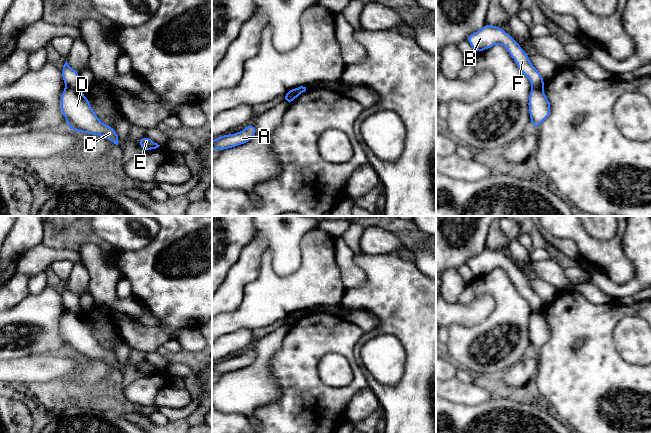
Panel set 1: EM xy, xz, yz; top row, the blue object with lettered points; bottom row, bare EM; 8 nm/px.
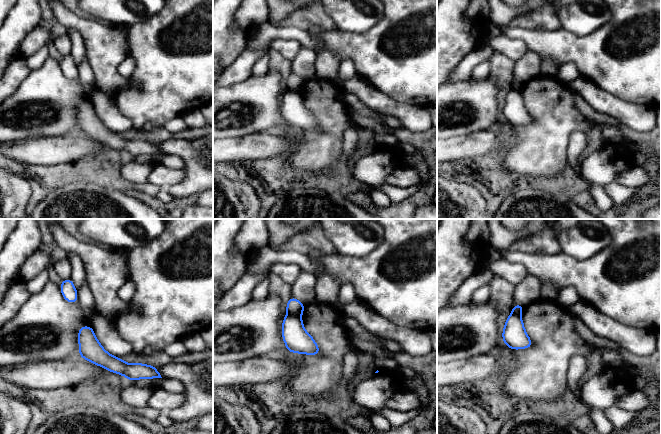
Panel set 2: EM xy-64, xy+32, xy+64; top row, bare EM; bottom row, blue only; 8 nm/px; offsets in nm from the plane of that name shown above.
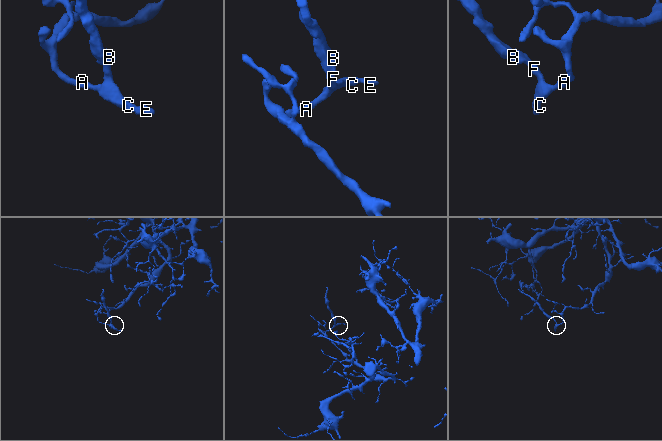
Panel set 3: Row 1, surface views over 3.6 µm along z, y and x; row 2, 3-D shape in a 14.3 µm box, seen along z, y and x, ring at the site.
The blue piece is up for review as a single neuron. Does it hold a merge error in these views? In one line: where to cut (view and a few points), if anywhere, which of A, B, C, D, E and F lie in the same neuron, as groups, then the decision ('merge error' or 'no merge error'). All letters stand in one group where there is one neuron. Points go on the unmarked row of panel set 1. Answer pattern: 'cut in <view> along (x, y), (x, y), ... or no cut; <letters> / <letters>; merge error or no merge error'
cut in xy along (67, 310), (80, 315); A C D E / B F; merge error

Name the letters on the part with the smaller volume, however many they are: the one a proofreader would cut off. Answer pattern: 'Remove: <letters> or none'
Remove: B, F

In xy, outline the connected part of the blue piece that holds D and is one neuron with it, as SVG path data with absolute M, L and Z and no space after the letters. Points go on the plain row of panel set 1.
M67 311L61 318L61 336L70 353L81 357L101 359L118 369L114 352L103 348L95 339L88 323L81 315Z

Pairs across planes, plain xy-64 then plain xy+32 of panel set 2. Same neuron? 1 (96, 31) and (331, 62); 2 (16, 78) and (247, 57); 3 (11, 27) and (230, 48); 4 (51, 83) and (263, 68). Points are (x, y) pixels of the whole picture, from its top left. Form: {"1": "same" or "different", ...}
{"1": "same", "2": "same", "3": "different", "4": "different"}

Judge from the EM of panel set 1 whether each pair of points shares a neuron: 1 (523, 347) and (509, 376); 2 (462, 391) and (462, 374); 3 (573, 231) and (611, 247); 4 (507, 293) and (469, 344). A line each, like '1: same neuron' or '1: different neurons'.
1: different neurons
2: different neurons
3: same neuron
4: same neuron

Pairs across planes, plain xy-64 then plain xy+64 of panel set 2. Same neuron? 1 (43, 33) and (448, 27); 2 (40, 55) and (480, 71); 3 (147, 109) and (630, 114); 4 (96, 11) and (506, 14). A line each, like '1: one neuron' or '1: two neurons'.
1: two neurons
2: one neuron
3: two neurons
4: two neurons

